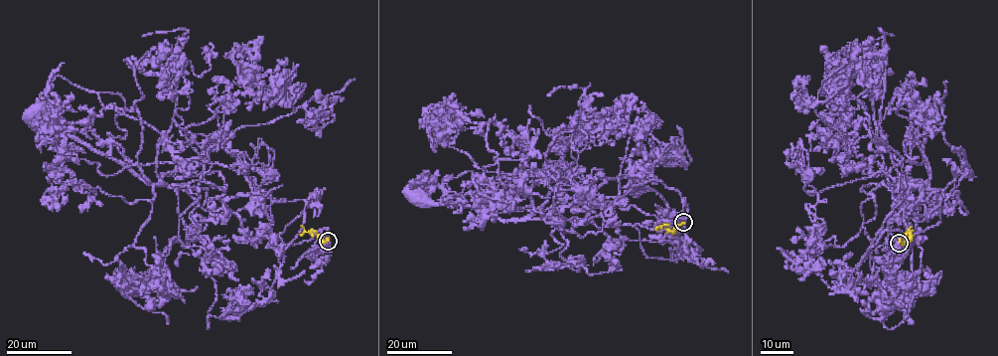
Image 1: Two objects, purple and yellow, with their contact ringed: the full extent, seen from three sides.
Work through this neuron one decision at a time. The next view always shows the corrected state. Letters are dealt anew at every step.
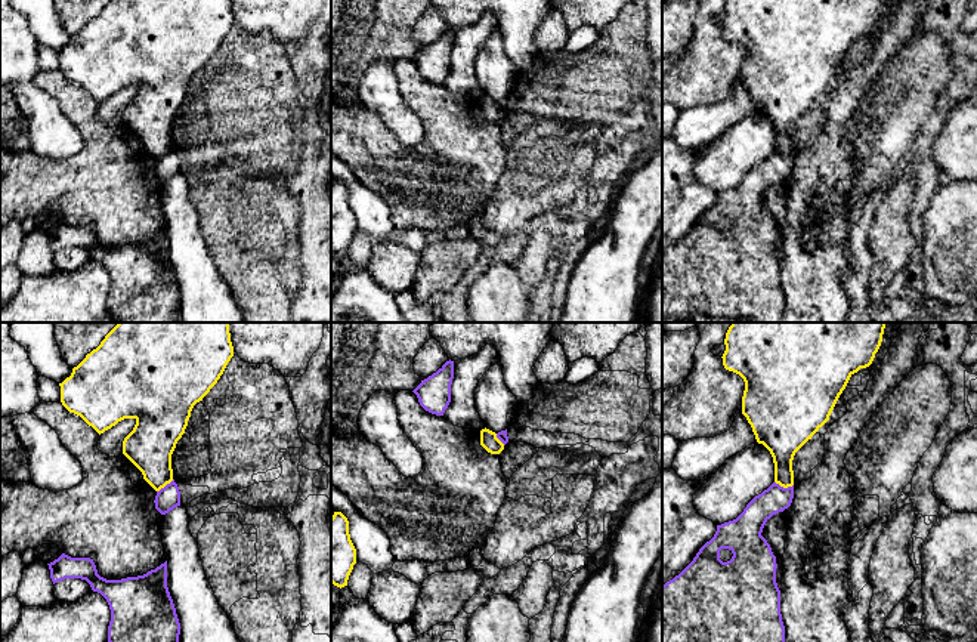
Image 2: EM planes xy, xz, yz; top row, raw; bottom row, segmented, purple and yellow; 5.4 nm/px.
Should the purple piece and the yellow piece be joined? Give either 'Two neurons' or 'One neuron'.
Two neurons

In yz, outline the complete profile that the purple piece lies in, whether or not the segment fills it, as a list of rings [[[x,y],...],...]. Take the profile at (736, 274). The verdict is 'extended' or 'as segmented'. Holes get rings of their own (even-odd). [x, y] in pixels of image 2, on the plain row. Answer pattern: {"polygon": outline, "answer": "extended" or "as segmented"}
{"polygon": [[[773,151],[761,163],[755,164],[743,178],[743,180],[733,189],[717,194],[714,206],[707,210],[693,229],[673,249],[662,254],[662,322],[686,322],[689,318],[696,315],[708,317],[726,317],[726,318],[749,318],[752,322],[782,322],[785,312],[785,294],[780,283],[780,259],[776,251],[776,225],[772,220],[770,213],[761,204],[766,191],[776,182],[788,178],[794,167],[794,154],[783,157]]], "answer": "as segmented"}

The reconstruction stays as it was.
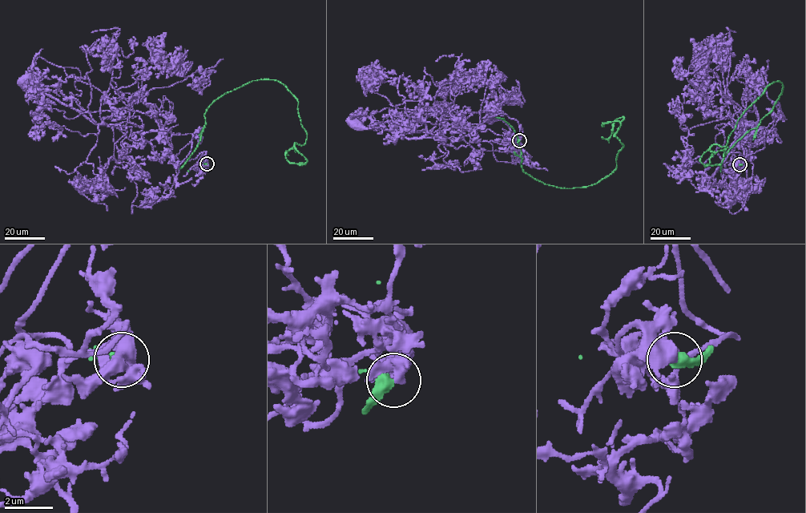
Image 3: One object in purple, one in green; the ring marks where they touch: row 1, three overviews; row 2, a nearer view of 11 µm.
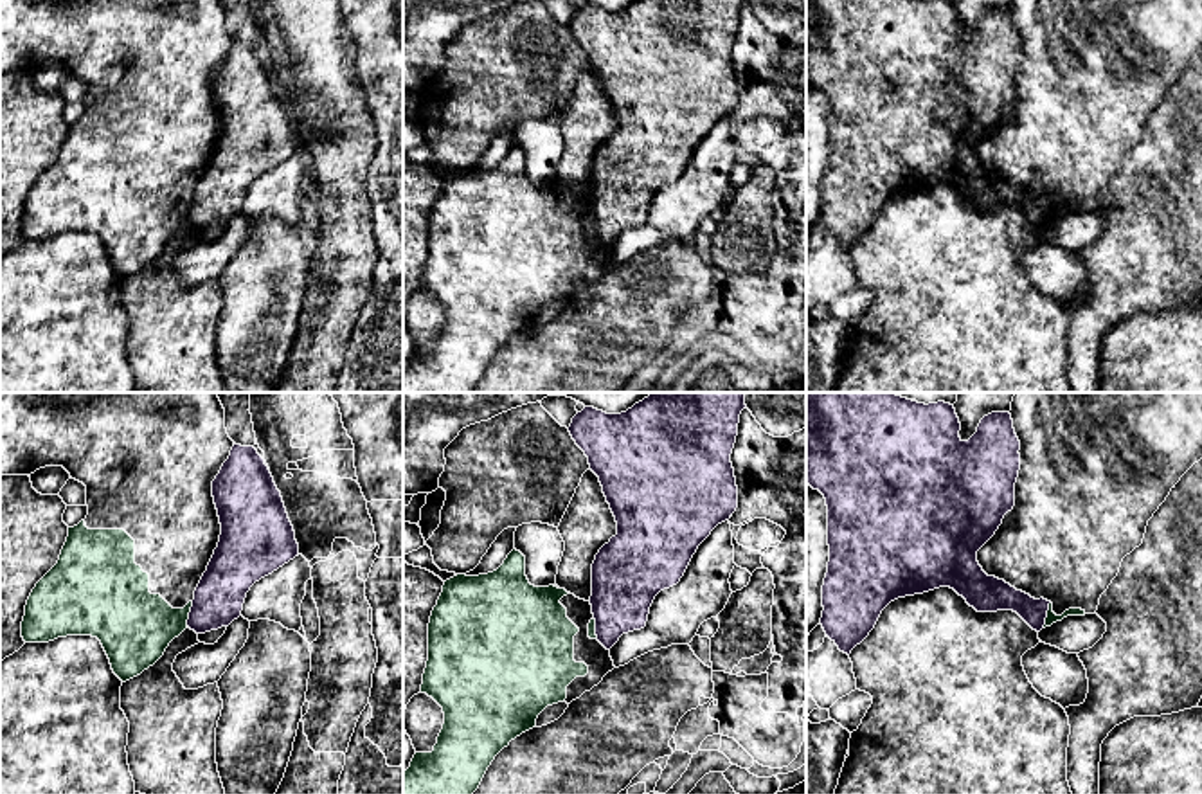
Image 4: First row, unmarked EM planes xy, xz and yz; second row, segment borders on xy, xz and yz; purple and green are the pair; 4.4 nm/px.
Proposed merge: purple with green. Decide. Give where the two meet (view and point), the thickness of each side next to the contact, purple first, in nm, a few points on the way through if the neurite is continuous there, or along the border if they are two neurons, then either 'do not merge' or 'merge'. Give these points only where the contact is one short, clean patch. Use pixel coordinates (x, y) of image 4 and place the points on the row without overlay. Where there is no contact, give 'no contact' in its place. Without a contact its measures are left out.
meets purple in yz at (1046, 211); 150 nm thick on the purple side, 50 nm on the other; border along yz (1049, 198), (1042, 224); do not merge

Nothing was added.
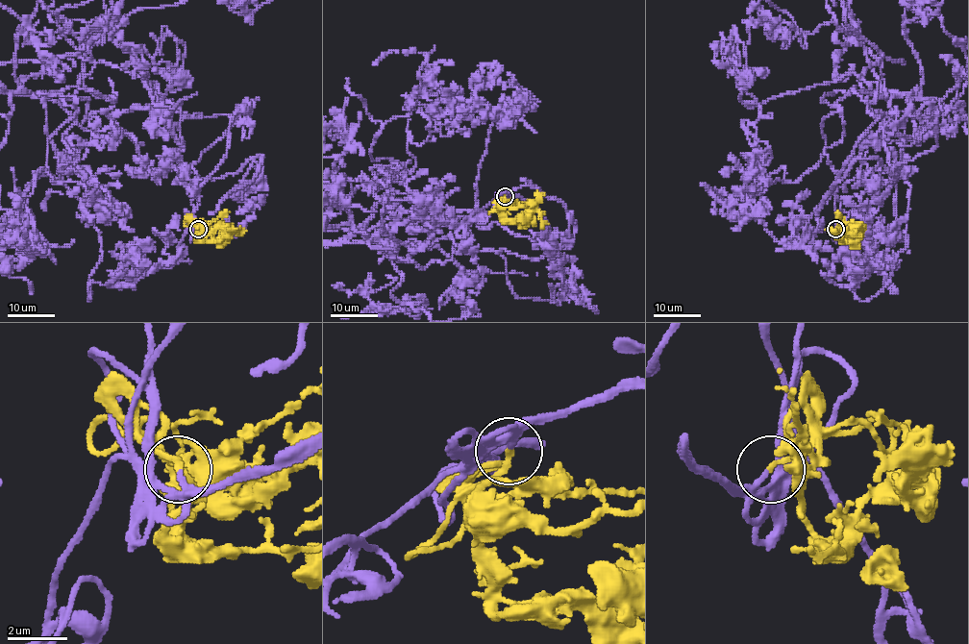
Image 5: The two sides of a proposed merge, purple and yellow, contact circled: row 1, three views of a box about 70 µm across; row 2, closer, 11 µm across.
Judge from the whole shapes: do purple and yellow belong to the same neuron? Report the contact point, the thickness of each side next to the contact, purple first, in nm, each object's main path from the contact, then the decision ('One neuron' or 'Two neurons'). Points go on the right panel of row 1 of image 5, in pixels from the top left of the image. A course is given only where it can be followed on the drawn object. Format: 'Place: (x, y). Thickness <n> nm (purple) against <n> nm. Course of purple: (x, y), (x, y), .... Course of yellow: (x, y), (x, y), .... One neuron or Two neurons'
Place: (835, 229). Thickness 120 nm (purple) against 180 nm. Course of yellow: (835, 230), (842, 227), (844, 240), (858, 231), (844, 230), (862, 235). One neuron

